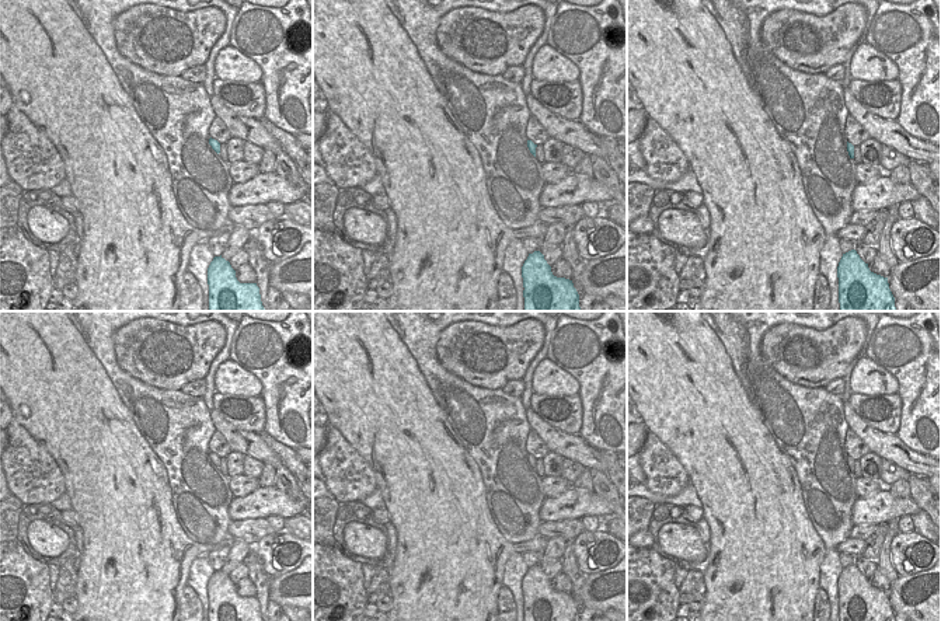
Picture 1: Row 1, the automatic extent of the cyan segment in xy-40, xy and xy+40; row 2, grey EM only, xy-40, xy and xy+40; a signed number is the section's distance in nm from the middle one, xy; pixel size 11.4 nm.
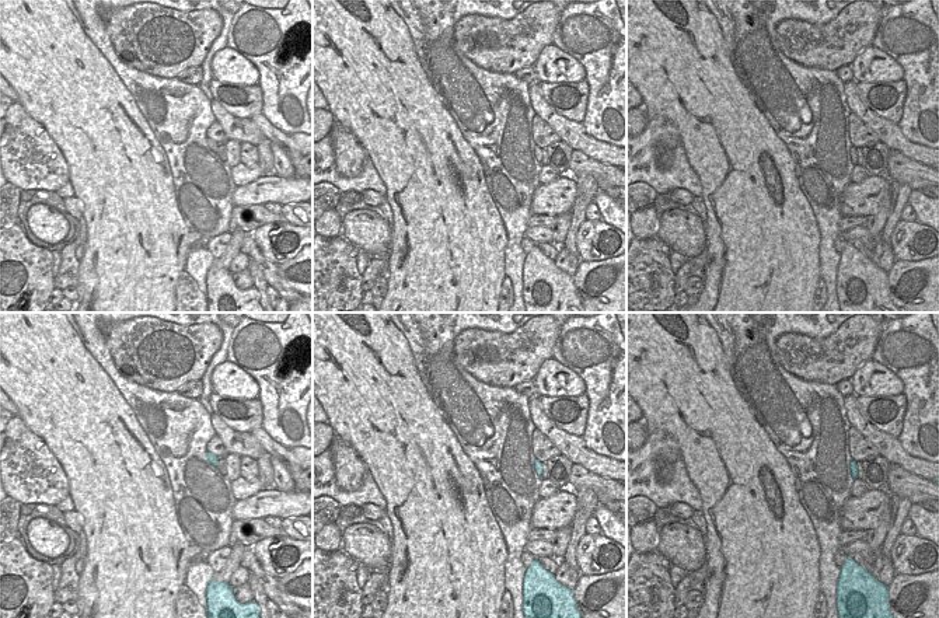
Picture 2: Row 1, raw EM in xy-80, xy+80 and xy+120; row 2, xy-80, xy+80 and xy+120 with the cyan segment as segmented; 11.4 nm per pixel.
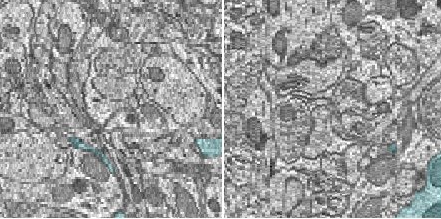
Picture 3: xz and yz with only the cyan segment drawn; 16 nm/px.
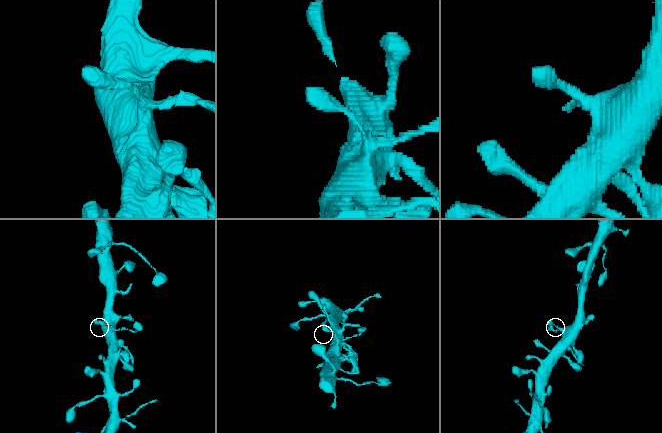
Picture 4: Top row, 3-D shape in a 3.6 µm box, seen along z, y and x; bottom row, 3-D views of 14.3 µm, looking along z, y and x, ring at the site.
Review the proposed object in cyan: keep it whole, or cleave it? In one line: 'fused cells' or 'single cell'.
single cell

